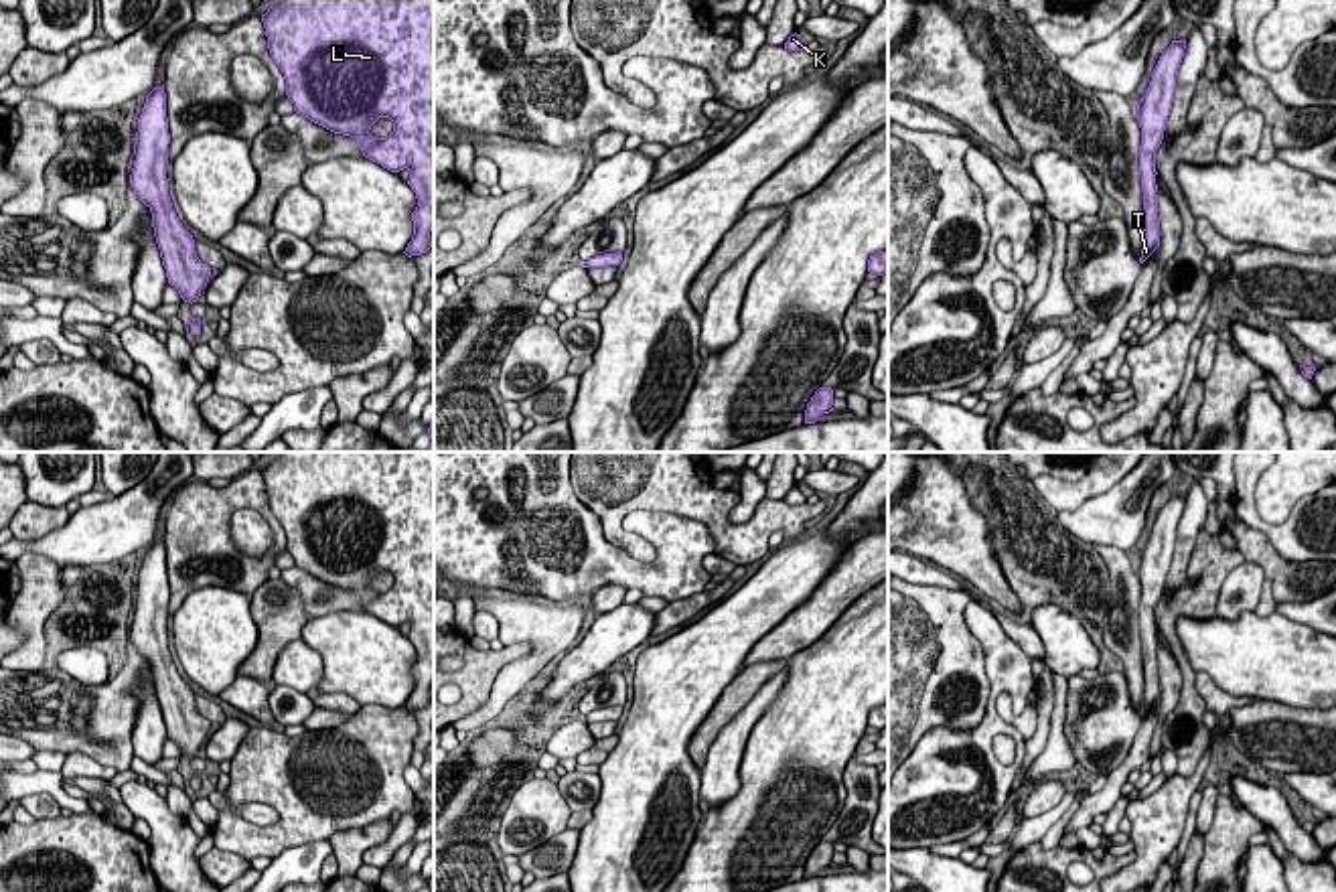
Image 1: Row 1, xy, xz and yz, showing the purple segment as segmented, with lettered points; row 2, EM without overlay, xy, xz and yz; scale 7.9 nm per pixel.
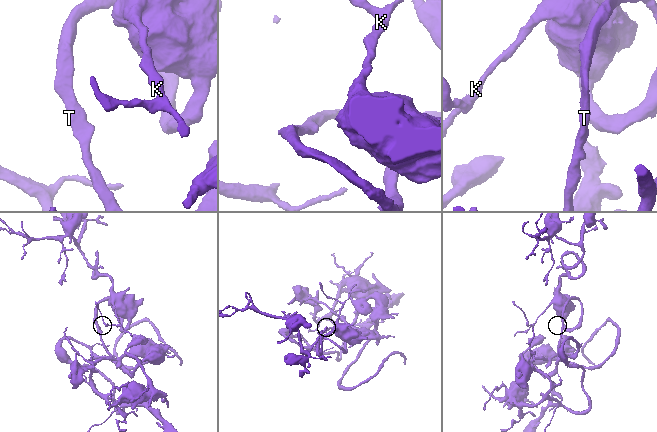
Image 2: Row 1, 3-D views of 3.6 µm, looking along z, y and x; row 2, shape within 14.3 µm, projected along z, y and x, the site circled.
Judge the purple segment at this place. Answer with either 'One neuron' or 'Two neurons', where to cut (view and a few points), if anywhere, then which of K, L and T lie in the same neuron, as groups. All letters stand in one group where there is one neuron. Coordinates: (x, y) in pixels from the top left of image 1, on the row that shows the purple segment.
One neuron. No split. Groups: K L T

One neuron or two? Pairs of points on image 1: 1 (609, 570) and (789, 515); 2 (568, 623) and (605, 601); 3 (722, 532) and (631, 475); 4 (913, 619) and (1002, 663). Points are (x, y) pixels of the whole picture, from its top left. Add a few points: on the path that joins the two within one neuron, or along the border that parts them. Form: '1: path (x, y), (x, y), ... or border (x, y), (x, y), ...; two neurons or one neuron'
1: border (672, 511), (698, 519), (712, 538), (714, 552); two neurons
2: border (552, 599), (576, 601); two neurons
3: path (702, 507), (672, 477), (655, 475); one neuron
4: border (966, 609), (966, 627), (982, 649), (988, 700); two neurons

